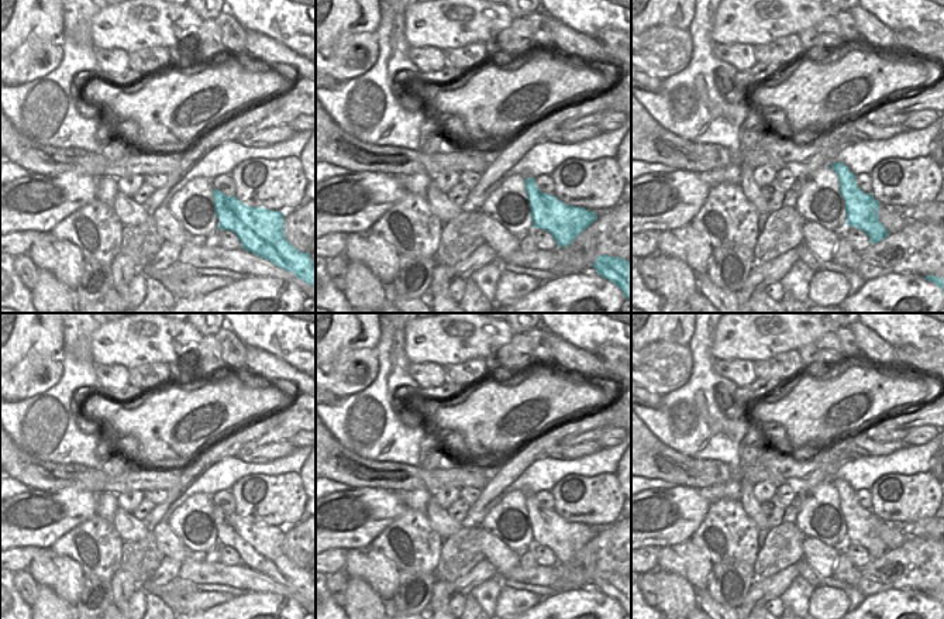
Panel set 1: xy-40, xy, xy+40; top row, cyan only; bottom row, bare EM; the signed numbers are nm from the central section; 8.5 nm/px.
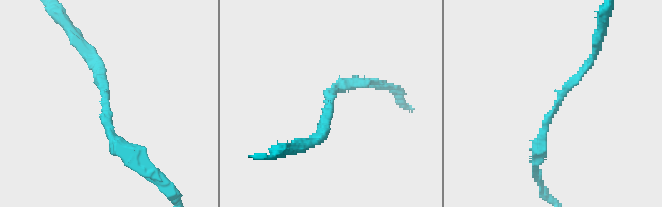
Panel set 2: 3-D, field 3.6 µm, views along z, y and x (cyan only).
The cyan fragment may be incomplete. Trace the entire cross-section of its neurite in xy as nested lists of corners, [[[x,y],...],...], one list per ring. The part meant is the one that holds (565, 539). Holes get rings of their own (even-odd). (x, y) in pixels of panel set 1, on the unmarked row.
[[[534,494],[526,495],[534,544],[551,548],[558,563],[569,561],[597,532],[583,523],[568,522],[554,510],[542,509]]]

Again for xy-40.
[[[213,508],[218,544],[235,548],[242,564],[316,602],[316,580],[310,570],[300,568],[283,548],[283,529],[251,523],[235,512]]]

